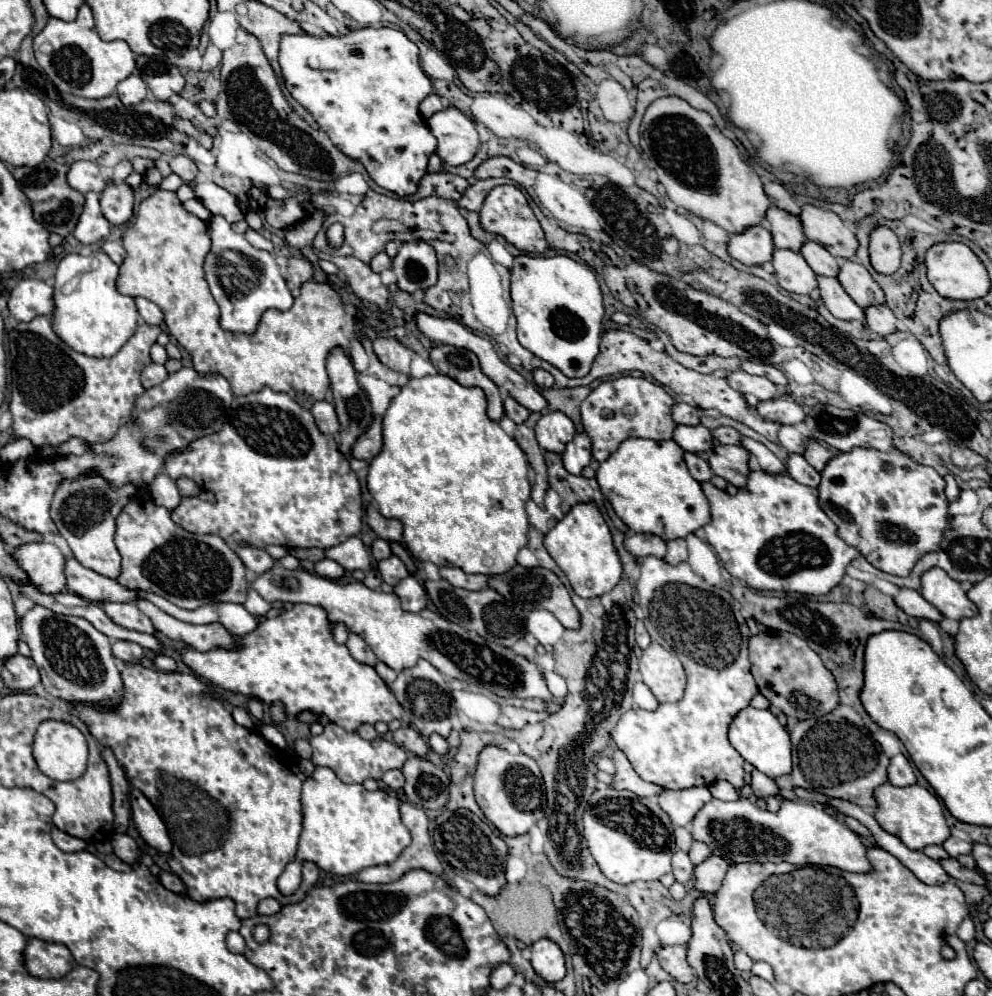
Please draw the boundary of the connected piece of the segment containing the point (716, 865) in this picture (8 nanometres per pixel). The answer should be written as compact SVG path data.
M715 855L707 857L703 863L695 865L695 889L703 895L713 895L721 887L723 875L727 873L729 863L725 859L719 859Z

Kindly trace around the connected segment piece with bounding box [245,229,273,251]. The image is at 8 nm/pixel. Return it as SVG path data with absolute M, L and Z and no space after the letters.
M247 229L247 231L245 231L245 239L247 239L247 241L249 241L253 247L257 247L257 249L273 251L273 243L271 243L269 239L265 239L261 233L253 231L253 229Z

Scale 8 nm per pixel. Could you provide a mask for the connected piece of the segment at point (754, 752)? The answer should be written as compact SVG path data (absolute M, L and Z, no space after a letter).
M747 707L739 711L729 727L729 741L739 751L739 755L765 773L769 779L777 779L781 775L791 773L791 741L787 729L777 721L771 711L761 711L755 707Z

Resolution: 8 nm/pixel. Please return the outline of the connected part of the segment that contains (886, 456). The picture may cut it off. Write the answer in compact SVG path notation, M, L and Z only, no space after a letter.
M855 447L849 453L835 455L831 463L827 463L827 467L821 471L821 477L823 479L819 485L819 505L823 507L825 515L839 527L839 537L847 545L859 549L859 553L873 567L897 577L907 577L919 557L939 549L943 531L949 523L949 503L943 495L945 481L935 469L917 465L911 457L895 449L877 451Z

